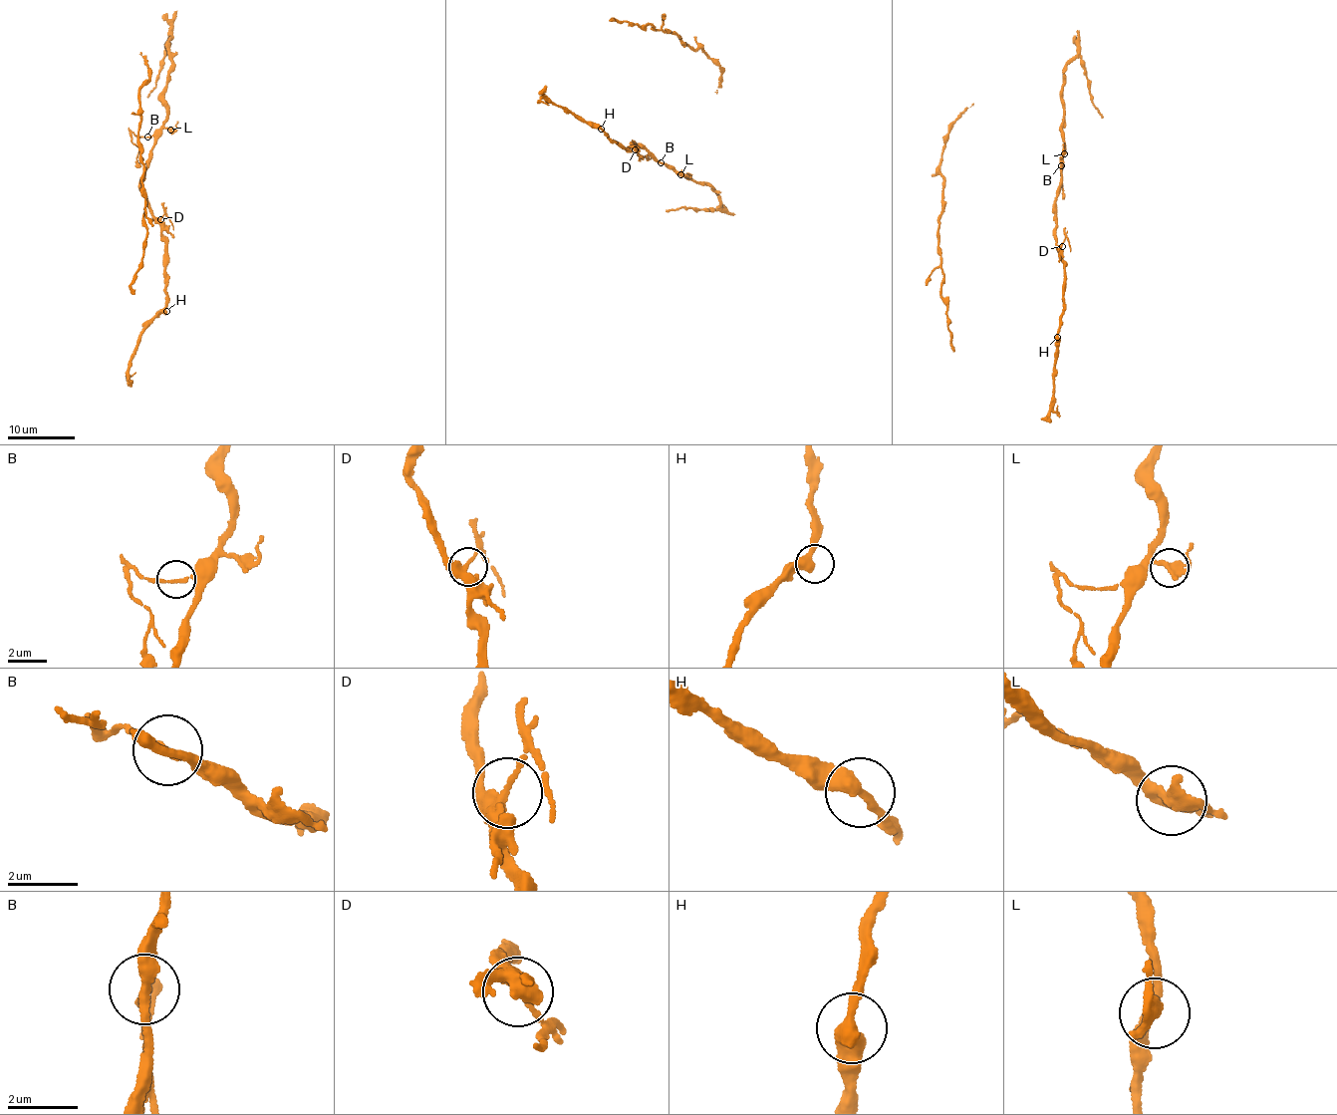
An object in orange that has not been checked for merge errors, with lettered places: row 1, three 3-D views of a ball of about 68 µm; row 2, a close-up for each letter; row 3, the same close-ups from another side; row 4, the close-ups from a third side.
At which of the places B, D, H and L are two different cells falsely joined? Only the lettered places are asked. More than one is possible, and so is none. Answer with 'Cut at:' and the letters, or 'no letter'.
Cut at: B

